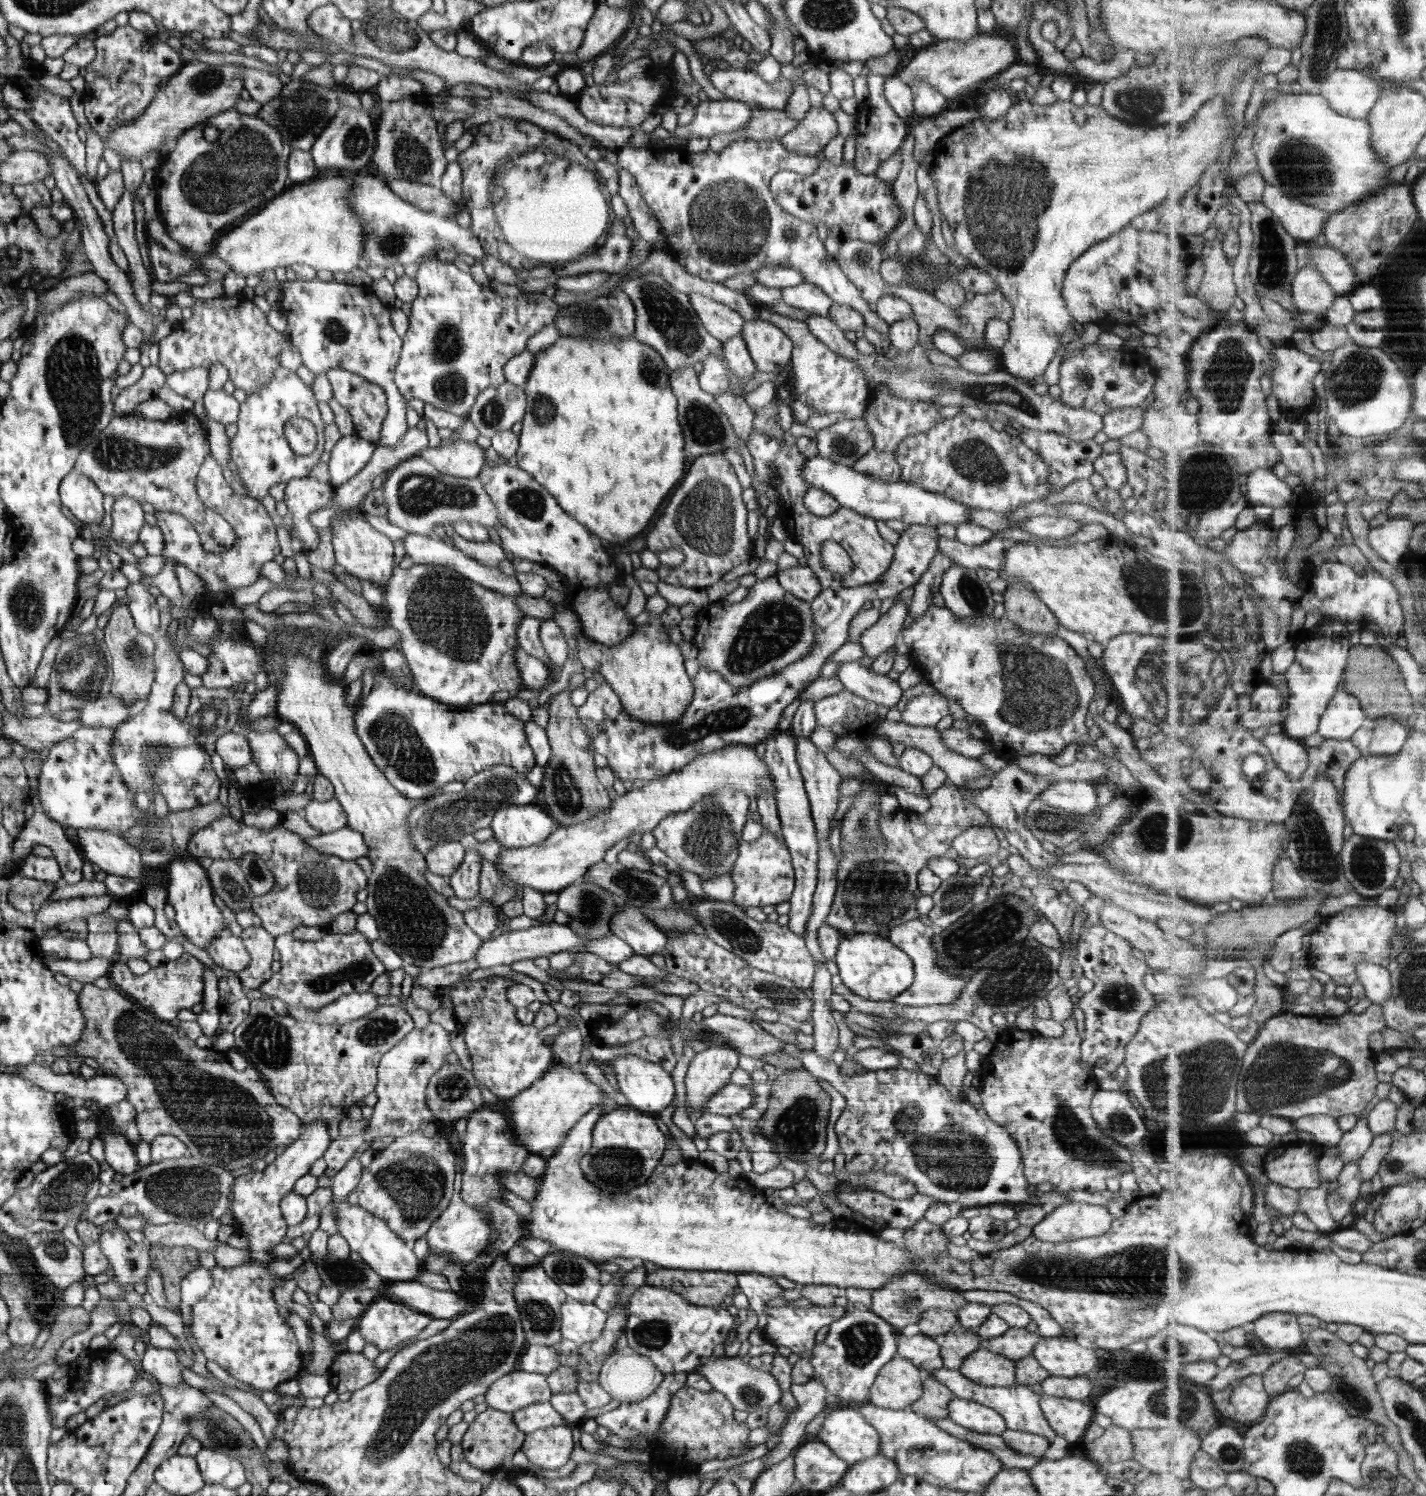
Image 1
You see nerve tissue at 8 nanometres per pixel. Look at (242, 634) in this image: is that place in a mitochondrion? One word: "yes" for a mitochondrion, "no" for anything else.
no

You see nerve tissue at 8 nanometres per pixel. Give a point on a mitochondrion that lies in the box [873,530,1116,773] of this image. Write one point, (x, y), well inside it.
(1039, 694)

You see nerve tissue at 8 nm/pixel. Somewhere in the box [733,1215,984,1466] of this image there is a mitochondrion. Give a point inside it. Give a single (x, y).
(862, 1341)

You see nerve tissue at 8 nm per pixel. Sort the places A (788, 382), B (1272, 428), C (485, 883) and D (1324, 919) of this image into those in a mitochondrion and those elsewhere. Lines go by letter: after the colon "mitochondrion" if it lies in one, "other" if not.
A: other
B: other
C: other
D: other

